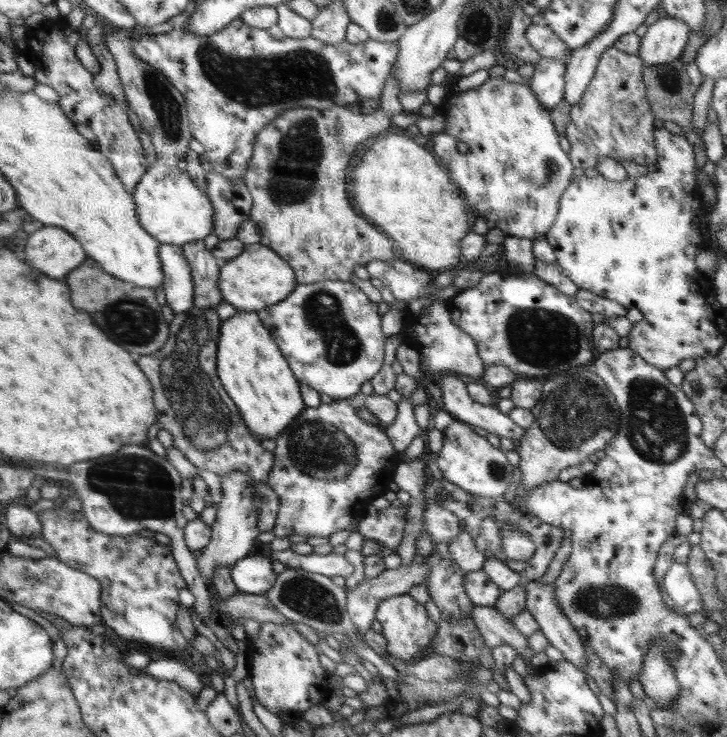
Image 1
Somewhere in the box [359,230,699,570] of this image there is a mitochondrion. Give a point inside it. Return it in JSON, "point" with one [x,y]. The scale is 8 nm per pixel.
{"point":[657,429]}

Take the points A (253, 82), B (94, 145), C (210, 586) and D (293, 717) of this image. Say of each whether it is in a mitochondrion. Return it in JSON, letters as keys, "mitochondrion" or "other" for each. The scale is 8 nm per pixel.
{"A":"mitochondrion","B":"other","C":"other","D":"other"}

